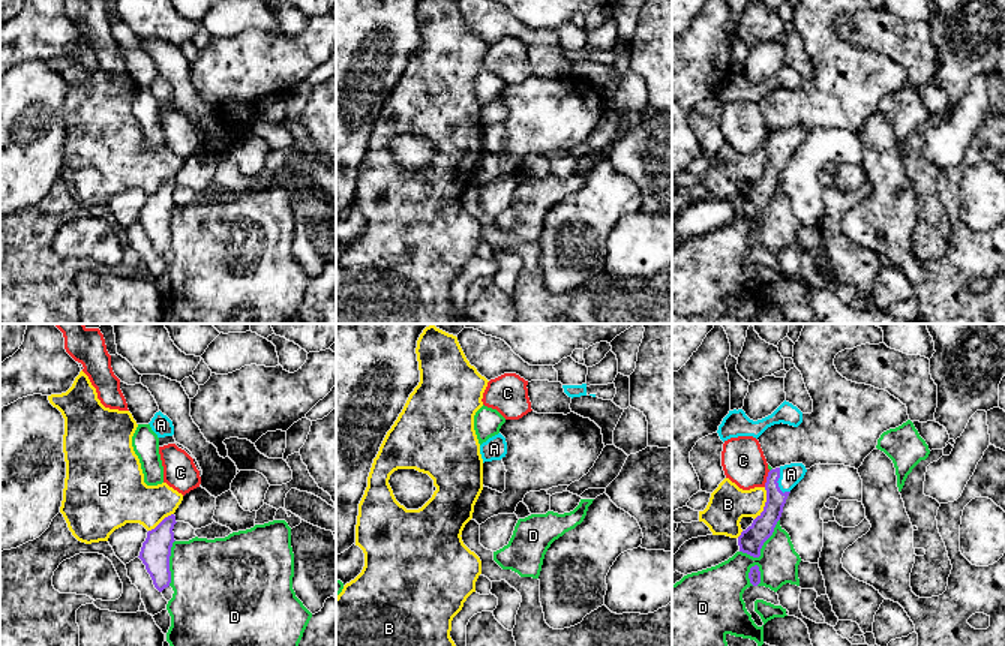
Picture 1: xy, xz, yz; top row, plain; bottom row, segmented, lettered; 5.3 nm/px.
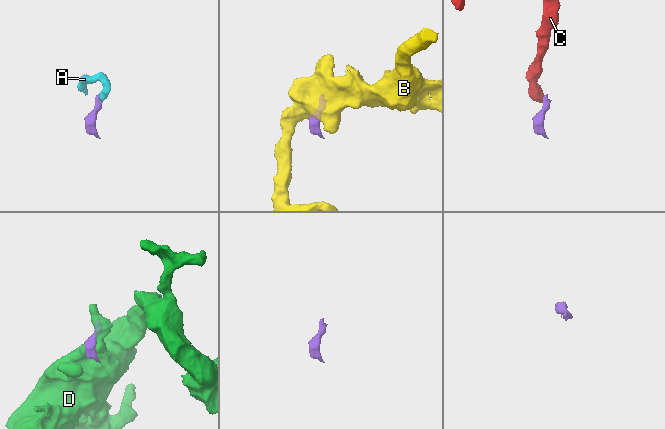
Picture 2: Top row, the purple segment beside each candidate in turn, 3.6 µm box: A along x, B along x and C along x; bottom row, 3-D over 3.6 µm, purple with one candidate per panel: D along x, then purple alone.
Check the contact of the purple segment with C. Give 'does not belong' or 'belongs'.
does not belong

